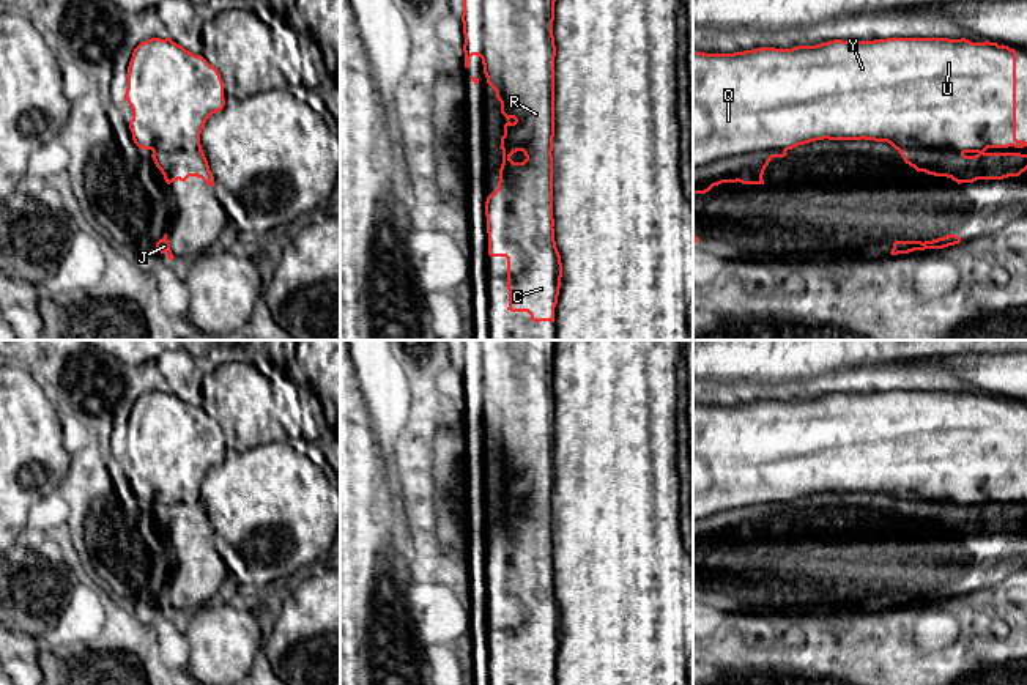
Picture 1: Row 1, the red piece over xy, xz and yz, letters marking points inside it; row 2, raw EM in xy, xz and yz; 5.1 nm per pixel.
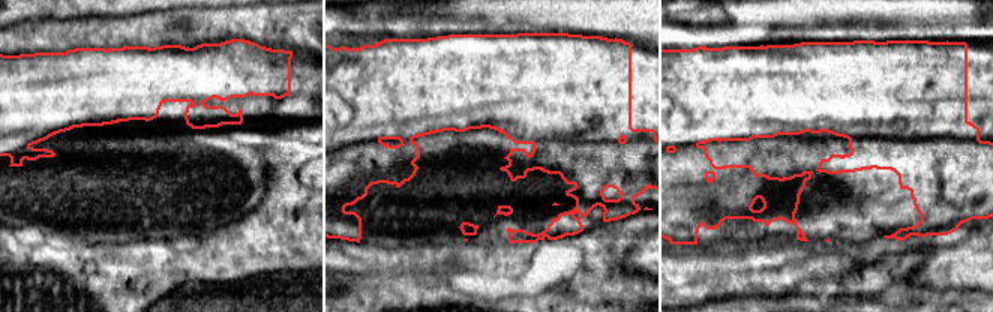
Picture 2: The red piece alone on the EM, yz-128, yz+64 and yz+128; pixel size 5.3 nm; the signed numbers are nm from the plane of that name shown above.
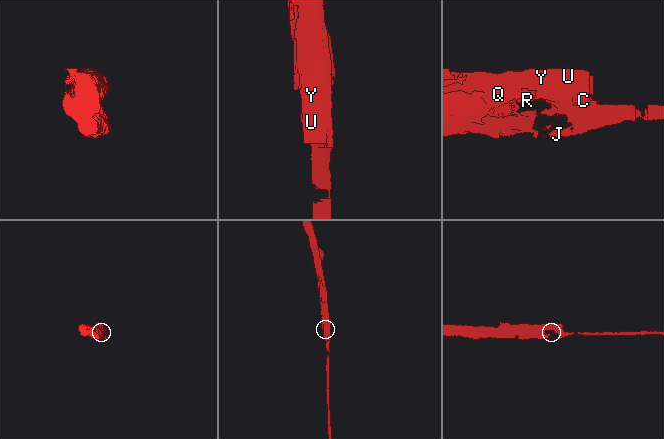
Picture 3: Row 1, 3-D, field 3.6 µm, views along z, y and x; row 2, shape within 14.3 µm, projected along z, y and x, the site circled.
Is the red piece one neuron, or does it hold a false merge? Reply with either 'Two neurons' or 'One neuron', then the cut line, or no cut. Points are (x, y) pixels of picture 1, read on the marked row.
Two neurons. Split along yz (785, 150), (742, 151), (693, 167)

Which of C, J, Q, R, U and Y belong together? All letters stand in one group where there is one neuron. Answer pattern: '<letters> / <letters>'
C Q R U Y / J

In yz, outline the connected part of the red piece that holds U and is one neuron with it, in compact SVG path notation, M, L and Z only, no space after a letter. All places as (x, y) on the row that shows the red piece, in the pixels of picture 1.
M966 38L833 39L734 54L693 50L693 167L824 139L951 145L962 153L1024 148L1027 142L1016 139L1016 50Z

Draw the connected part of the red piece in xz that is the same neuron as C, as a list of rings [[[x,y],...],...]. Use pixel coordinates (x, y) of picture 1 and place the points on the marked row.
[[[463,0],[465,68],[469,58],[482,58],[487,83],[496,91],[501,113],[506,117],[501,137],[502,164],[499,178],[510,187],[510,216],[506,227],[509,243],[507,290],[510,312],[528,312],[531,320],[553,321],[558,304],[562,263],[553,228],[553,137],[554,137],[554,57],[553,36],[556,0]]]

